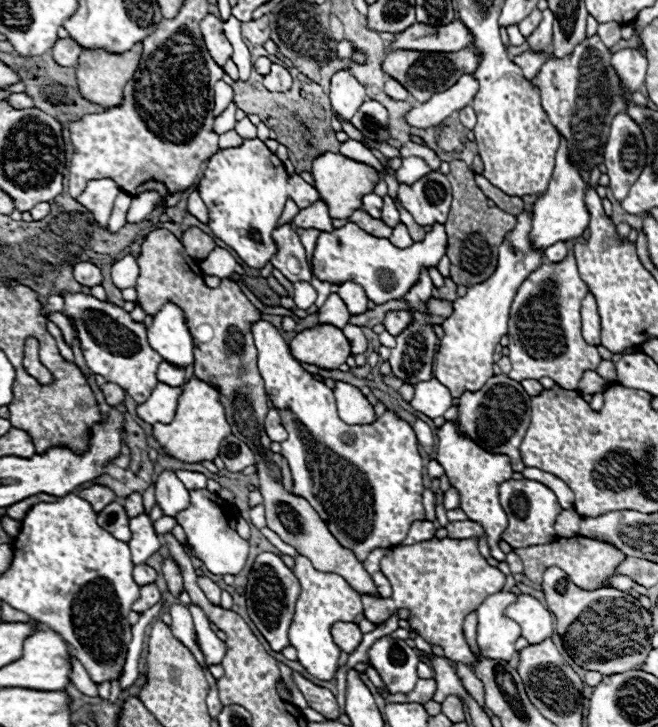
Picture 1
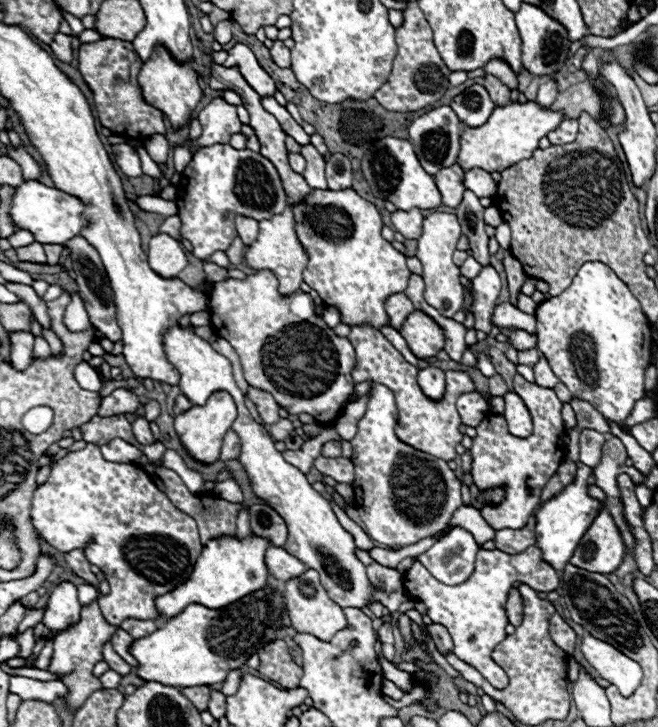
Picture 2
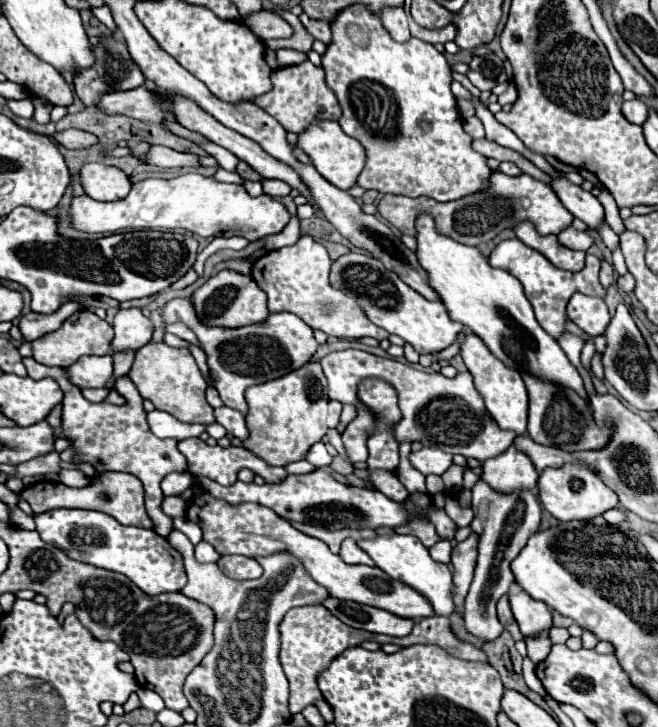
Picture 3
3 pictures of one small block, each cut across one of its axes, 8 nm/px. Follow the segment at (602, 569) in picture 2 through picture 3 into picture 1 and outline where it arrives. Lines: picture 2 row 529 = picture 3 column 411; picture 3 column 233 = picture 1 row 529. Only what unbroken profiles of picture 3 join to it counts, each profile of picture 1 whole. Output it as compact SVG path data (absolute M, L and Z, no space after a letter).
M526 478L508 480L500 486L500 502L508 516L508 526L502 534L502 540L508 542L512 548L540 546L540 544L554 542L556 538L554 522L556 522L556 516L562 512L562 506L558 504L558 498L548 486L536 480L526 480Z

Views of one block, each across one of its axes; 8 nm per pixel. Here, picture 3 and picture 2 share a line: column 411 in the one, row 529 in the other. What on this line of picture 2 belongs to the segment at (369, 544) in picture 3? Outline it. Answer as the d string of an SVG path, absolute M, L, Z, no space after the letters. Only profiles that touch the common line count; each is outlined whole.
M576 462L578 472L576 472L576 480L564 488L564 492L560 492L556 498L544 502L540 506L540 510L536 512L536 546L542 552L542 560L550 566L554 566L556 572L562 572L564 566L570 562L580 538L584 536L584 532L588 530L588 526L592 524L592 520L596 518L598 510L604 506L600 500L594 500L588 496L586 488L588 488L588 476L592 474L592 468L588 468L582 462Z

